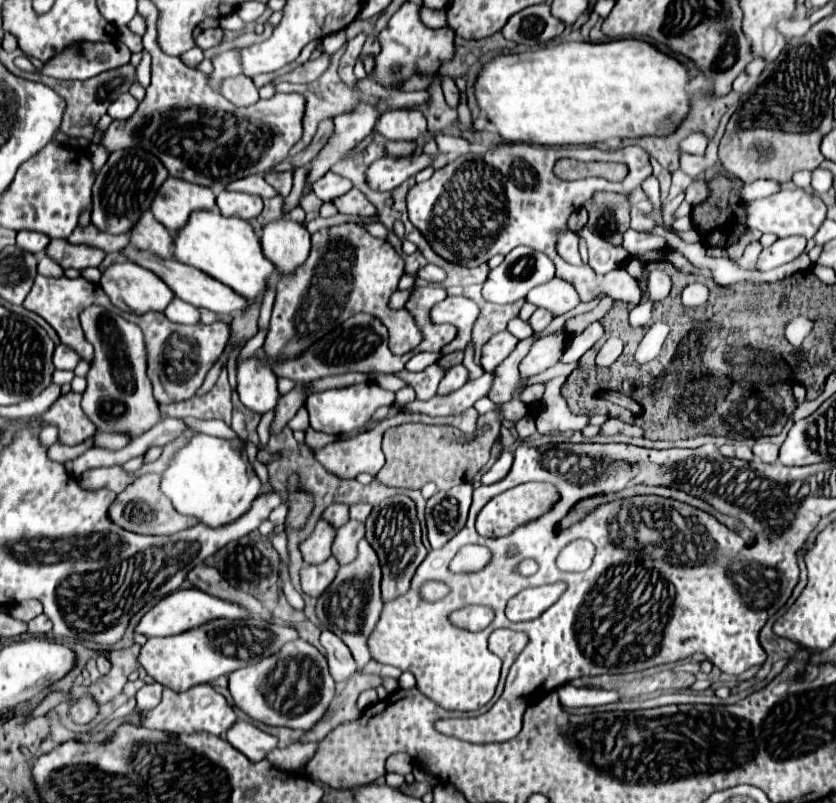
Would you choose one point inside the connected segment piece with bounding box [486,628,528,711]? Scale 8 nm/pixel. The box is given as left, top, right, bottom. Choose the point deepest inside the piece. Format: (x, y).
(506, 643)

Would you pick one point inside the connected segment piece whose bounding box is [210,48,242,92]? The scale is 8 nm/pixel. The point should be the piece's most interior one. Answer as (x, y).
(227, 64)

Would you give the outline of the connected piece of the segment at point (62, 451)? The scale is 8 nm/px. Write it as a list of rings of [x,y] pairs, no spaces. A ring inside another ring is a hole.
[[[93,437],[74,447],[69,447],[56,442],[48,448],[47,455],[52,461],[64,464],[67,461],[82,455],[83,452],[93,447],[92,444]]]

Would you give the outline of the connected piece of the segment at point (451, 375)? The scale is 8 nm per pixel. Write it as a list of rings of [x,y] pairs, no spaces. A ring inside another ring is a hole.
[[[458,364],[458,366],[450,368],[450,370],[446,372],[446,376],[442,378],[436,394],[438,394],[438,396],[446,396],[446,394],[450,394],[452,390],[458,390],[458,388],[466,382],[466,378],[468,378],[468,370],[464,368],[464,364]]]

